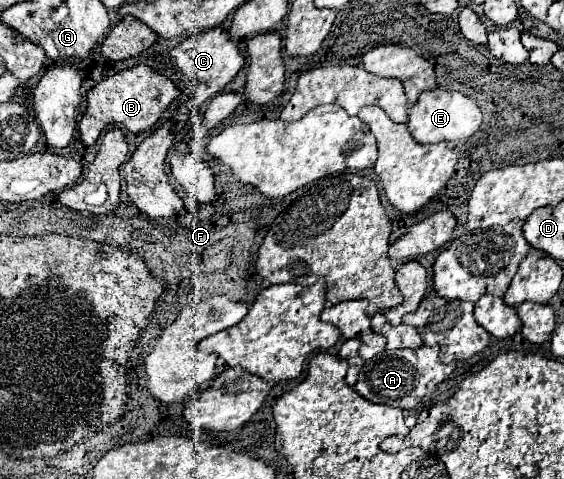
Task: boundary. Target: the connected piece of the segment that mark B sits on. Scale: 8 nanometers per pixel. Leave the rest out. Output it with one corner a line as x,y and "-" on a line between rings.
134,66
122,72
116,72
114,76
98,82
94,88
88,90
86,100
86,112
80,120
80,140
84,146
96,144
98,136
108,128
126,128
134,134
144,132
152,128
162,112
168,108
168,104
180,94
180,90
168,80
166,76
154,72
150,66

